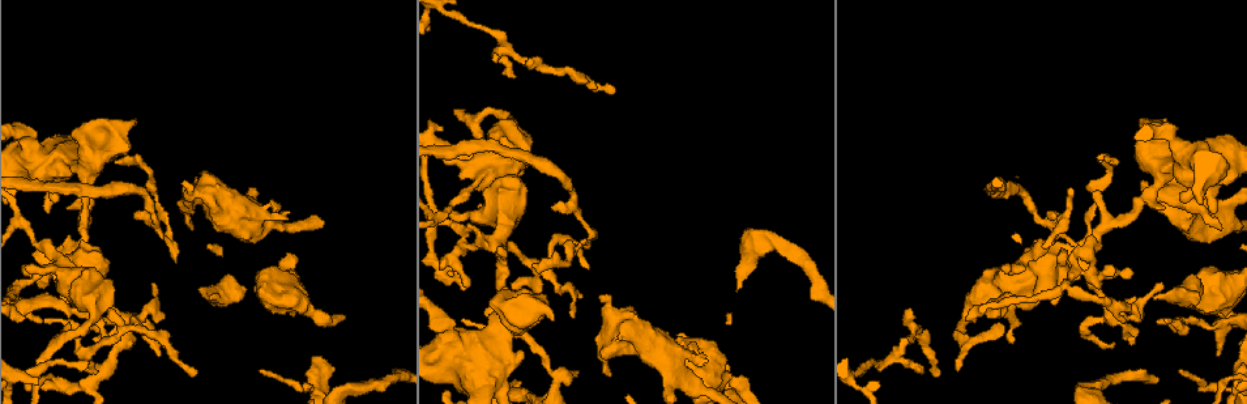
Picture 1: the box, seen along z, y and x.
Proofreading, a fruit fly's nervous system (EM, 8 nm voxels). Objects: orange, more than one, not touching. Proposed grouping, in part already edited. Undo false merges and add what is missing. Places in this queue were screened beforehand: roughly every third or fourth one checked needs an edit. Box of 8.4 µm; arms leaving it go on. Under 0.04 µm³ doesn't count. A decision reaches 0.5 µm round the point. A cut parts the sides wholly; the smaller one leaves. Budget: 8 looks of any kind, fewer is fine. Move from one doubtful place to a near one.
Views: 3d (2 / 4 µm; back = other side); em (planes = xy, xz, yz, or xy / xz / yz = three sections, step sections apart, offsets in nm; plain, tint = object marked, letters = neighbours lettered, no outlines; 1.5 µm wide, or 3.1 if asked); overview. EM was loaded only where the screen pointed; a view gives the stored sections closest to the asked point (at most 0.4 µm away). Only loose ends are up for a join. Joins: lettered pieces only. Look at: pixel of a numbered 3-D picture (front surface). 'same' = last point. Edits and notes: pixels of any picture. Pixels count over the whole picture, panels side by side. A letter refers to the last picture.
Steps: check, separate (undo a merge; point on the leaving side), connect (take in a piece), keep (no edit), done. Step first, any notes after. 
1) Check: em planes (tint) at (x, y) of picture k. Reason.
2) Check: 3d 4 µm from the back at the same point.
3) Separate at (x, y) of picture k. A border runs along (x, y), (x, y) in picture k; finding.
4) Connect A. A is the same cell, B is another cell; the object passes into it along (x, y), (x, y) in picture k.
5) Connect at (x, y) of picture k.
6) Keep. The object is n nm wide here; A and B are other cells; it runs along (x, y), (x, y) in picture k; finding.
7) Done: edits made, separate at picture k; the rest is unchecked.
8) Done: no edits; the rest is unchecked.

Check: 3d 2 µm from the back at (600, 296) of picture 1.

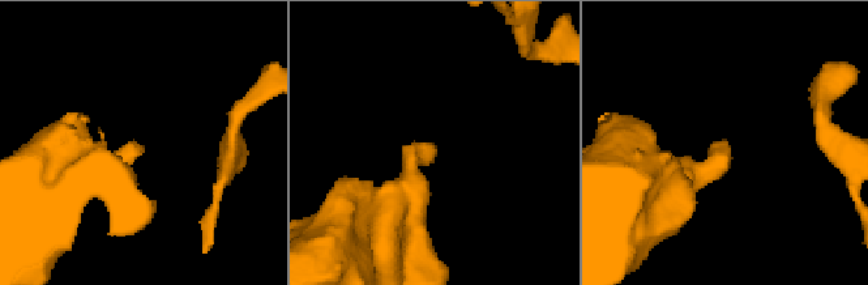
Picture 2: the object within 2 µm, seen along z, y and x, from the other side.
Check: em planes (letters) at (136, 143) of picture 2. Need the tissue.

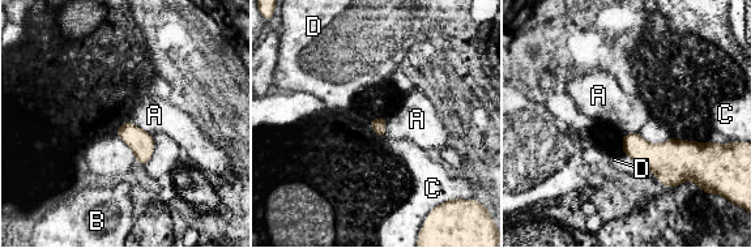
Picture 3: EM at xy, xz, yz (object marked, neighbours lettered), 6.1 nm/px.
Keep. The longest contact is with A, 170 nm; A, B, C and D are other cells; a border runs along (129, 119), (150, 135) in picture 3; none of them fits.

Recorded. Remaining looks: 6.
Check: 3d 2 µm at (576, 372) of picture 1. Free end.

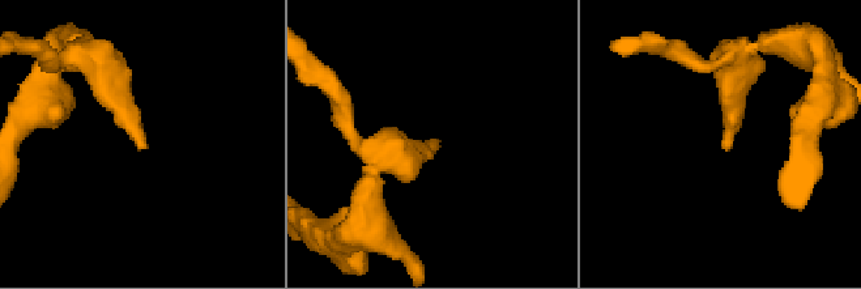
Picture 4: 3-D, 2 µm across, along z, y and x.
Check: em xy step 8 (tint) at (140, 147) of picture 4. Shape alone is not enough.

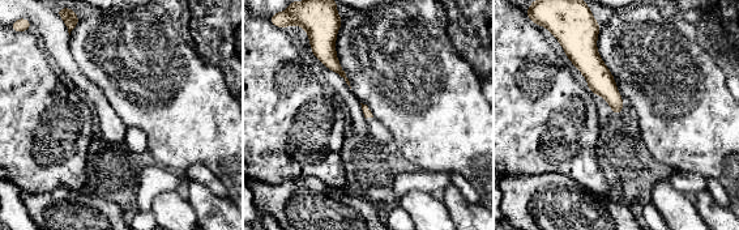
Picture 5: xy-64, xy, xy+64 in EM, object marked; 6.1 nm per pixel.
Check: em planes (letters) at the same point.

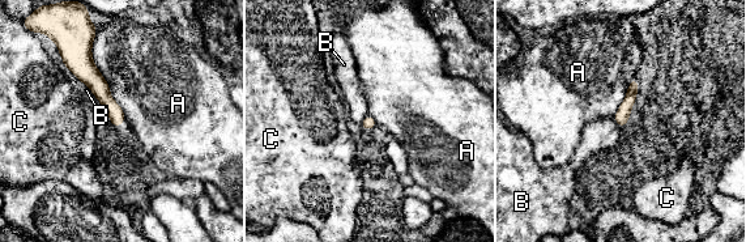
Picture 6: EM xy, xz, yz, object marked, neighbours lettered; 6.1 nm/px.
Keep. A, B and C are other cells; no lettered piece goes on from it.

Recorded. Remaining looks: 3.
Check: 3d 2 µm at (1112, 344) of picture 1. Branch stops here.

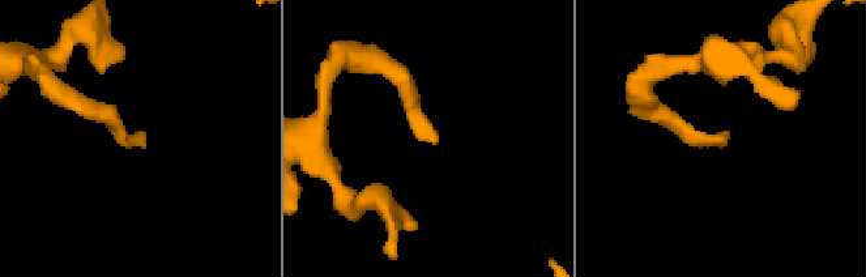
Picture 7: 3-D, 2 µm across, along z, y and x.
Check: em planes (tint) at (727, 145) of picture 7. Need the tissue.

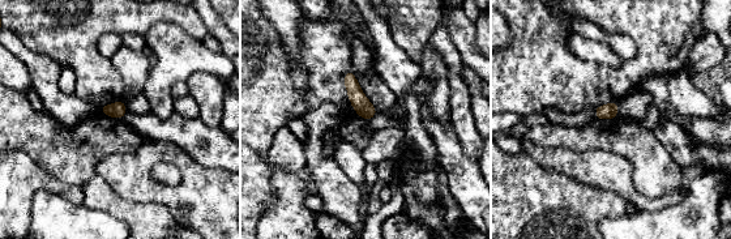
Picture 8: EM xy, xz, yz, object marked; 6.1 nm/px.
Check: em planes (letters) at the same point.

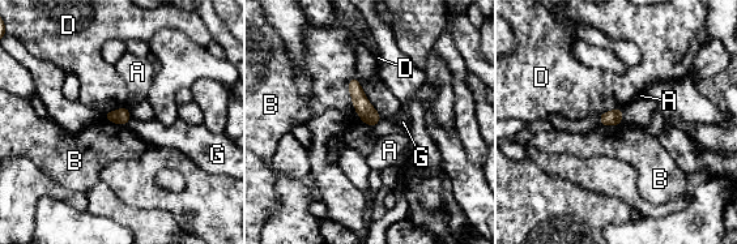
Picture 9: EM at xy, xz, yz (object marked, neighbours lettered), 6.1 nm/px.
Keep. The object is 100 nm wide here; A, B, D and G are other cells; it runs along (354, 81), (360, 102), (373, 122) in picture 9; no lettered piece goes on from it.

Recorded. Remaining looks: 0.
Done: no edits; the rest is unchecked.

